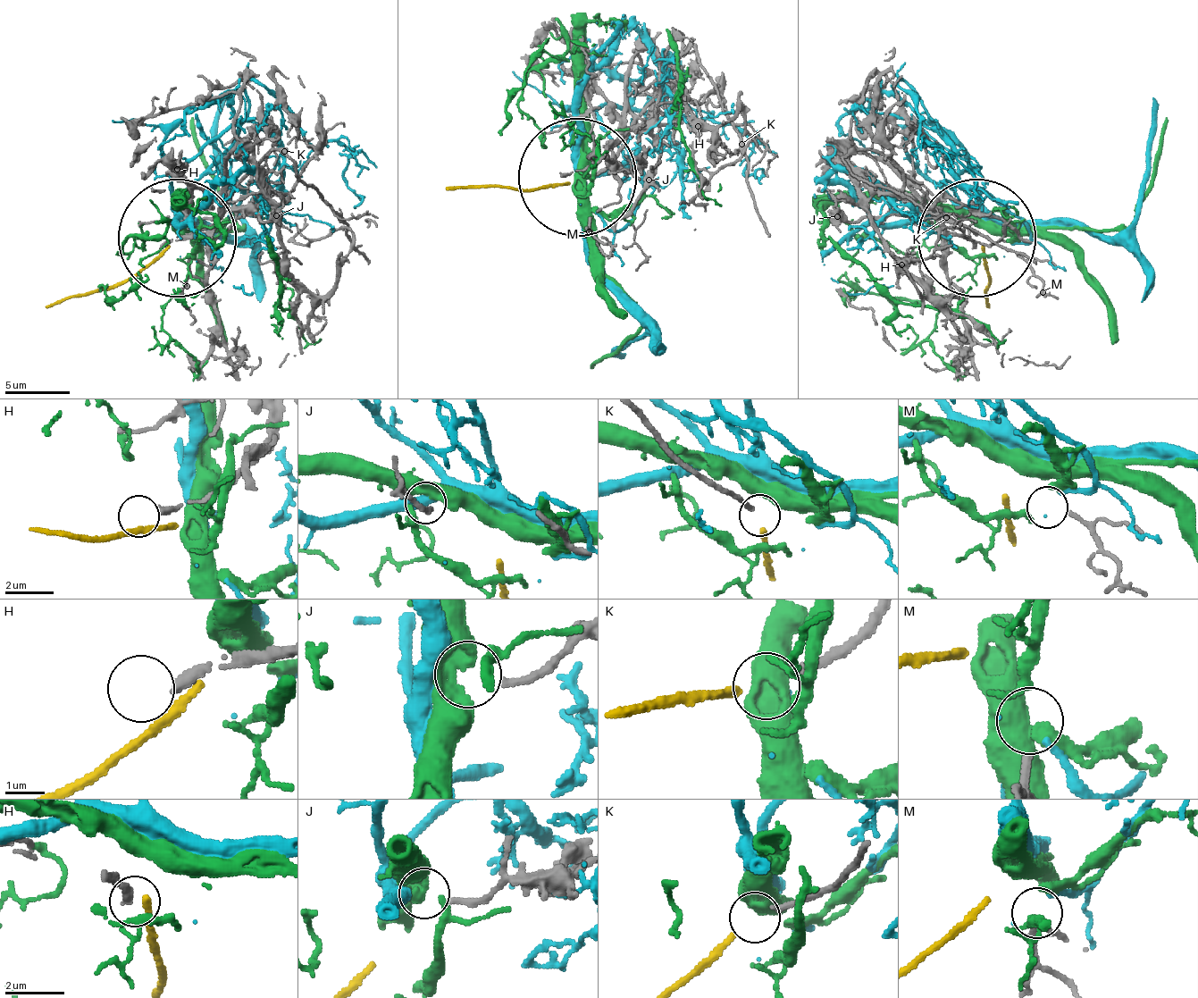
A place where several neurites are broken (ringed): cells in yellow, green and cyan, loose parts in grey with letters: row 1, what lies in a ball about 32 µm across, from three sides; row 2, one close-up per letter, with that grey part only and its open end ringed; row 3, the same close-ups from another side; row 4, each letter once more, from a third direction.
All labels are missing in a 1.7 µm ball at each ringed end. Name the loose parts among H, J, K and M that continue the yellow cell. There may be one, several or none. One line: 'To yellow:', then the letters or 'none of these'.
To yellow: K

